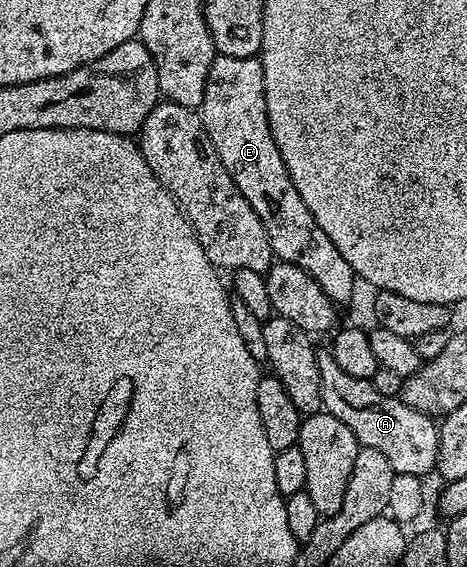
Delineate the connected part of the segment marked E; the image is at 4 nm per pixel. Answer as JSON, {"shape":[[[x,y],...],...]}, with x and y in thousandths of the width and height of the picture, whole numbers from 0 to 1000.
{"shape":[[[467,95],[452,113],[452,127],[443,127],[443,155],[435,162],[426,199],[469,282],[478,282],[478,296],[486,296],[495,317],[503,317],[503,332],[520,339],[520,353],[546,367],[546,381],[555,381],[572,409],[572,423],[580,423],[587,457],[632,466],[632,473],[649,473],[649,480],[657,480],[657,487],[666,487],[666,494],[675,494],[717,536],[752,531],[756,503],[767,503],[769,492],[756,481],[752,466],[734,459],[734,444],[709,430],[709,416],[700,416],[700,409],[675,395],[675,381],[666,381],[666,367],[649,360],[649,346],[640,346],[640,332],[632,332],[615,303],[615,289],[606,289],[606,275],[597,275],[597,261],[580,240],[557,101],[514,102]]]}

